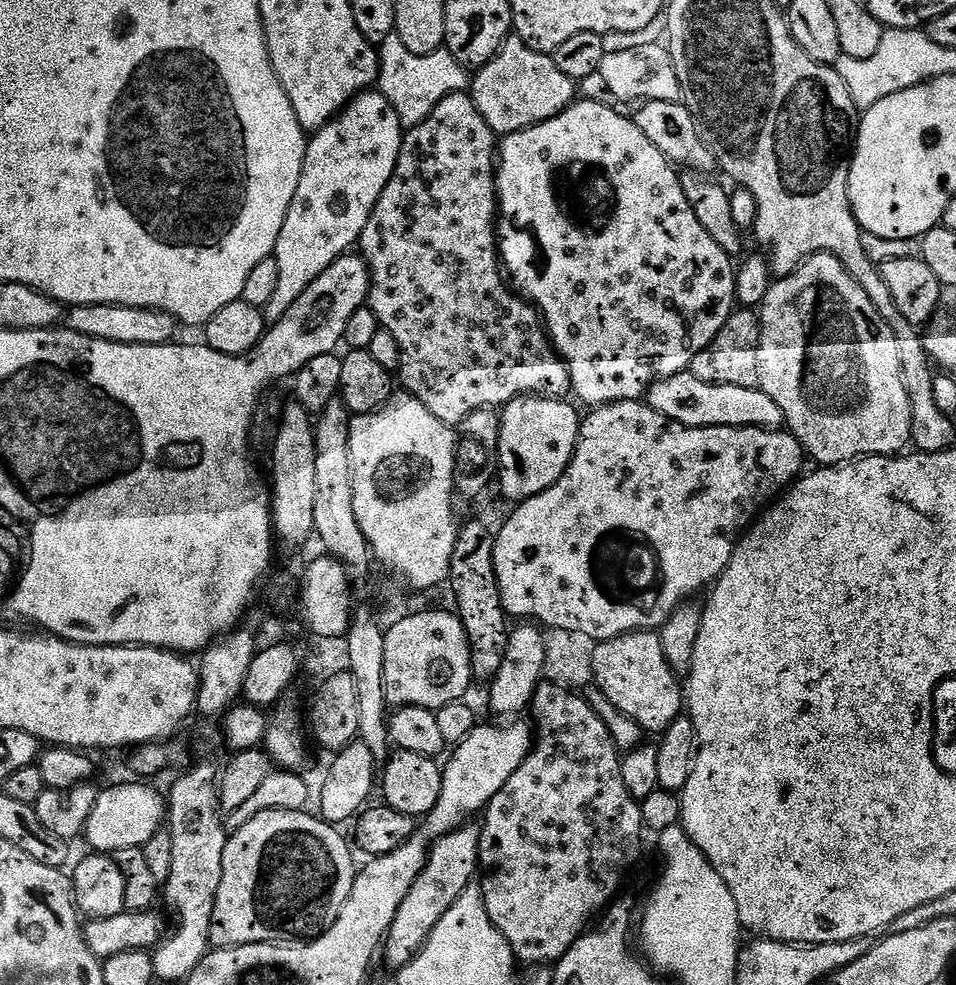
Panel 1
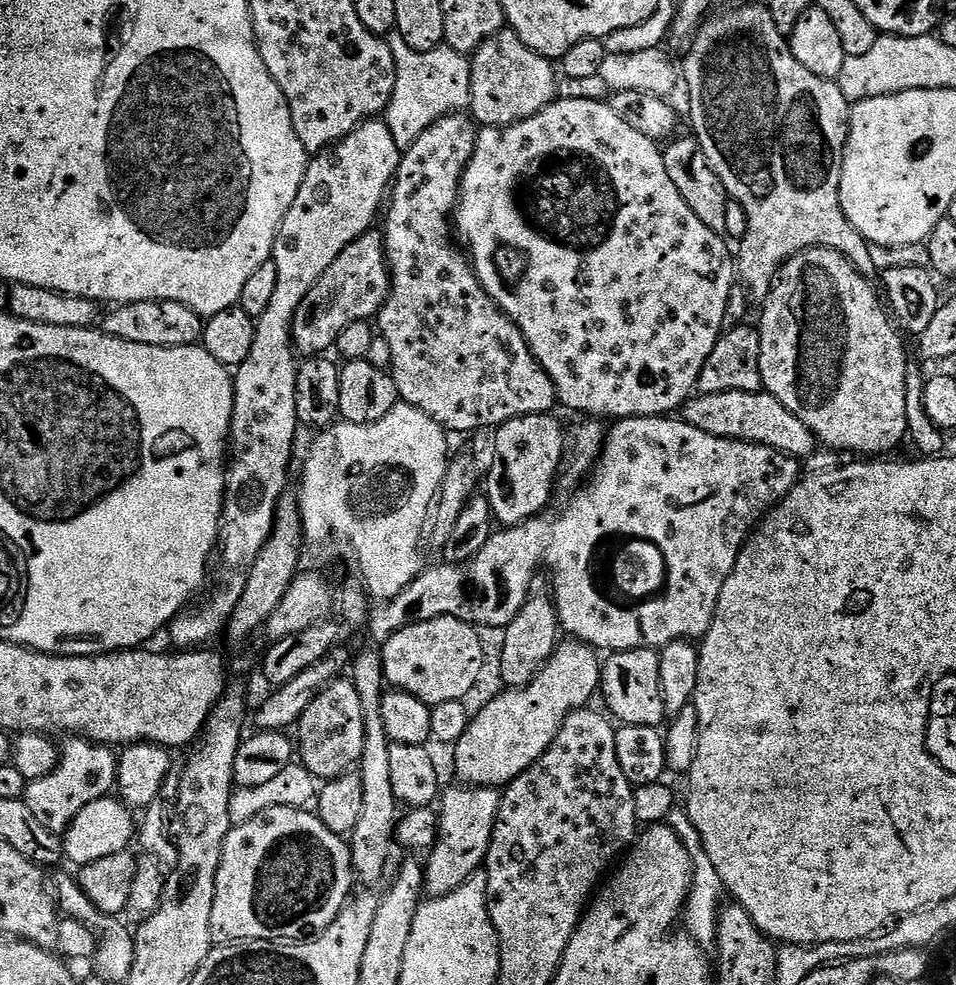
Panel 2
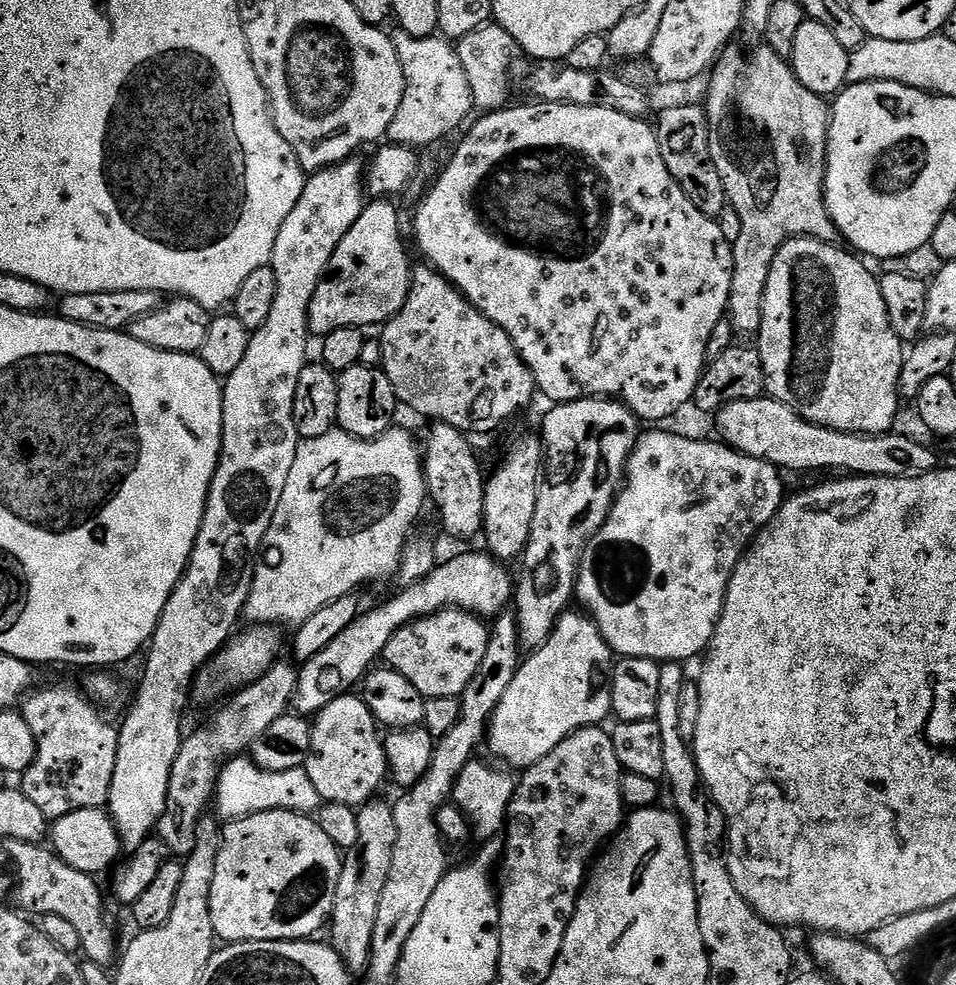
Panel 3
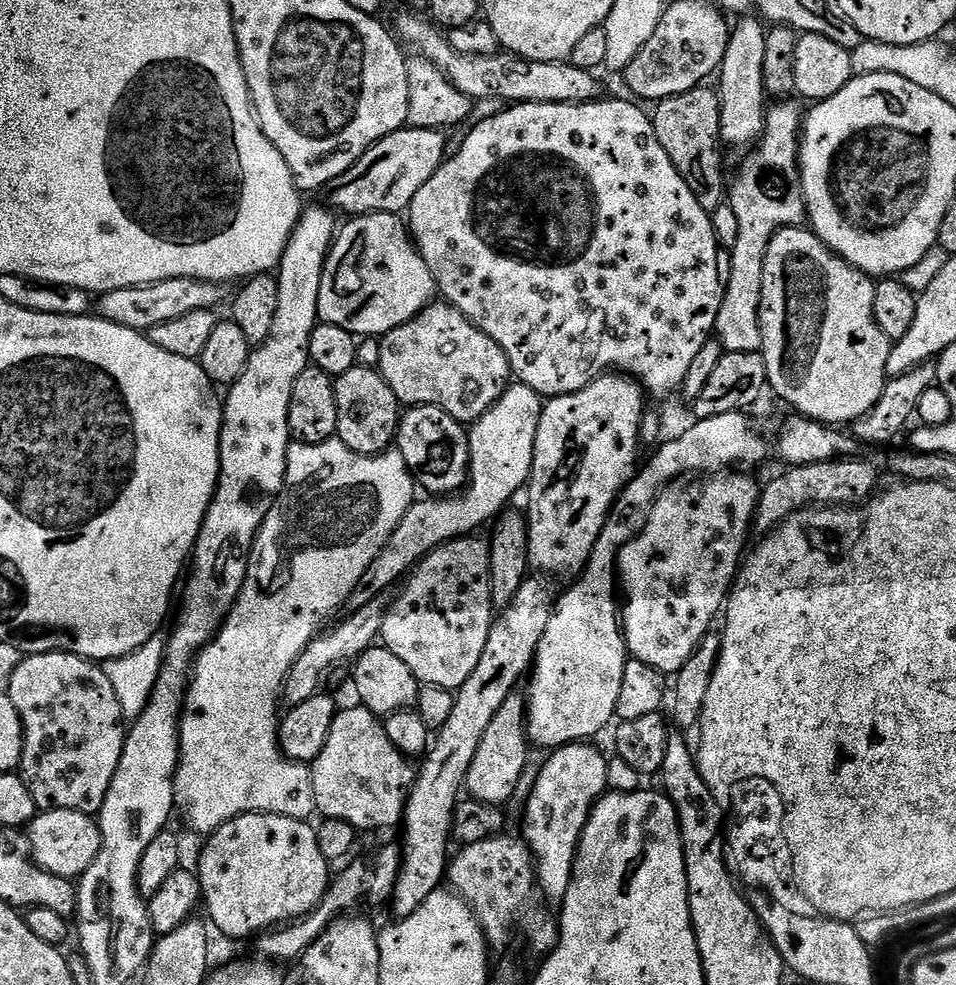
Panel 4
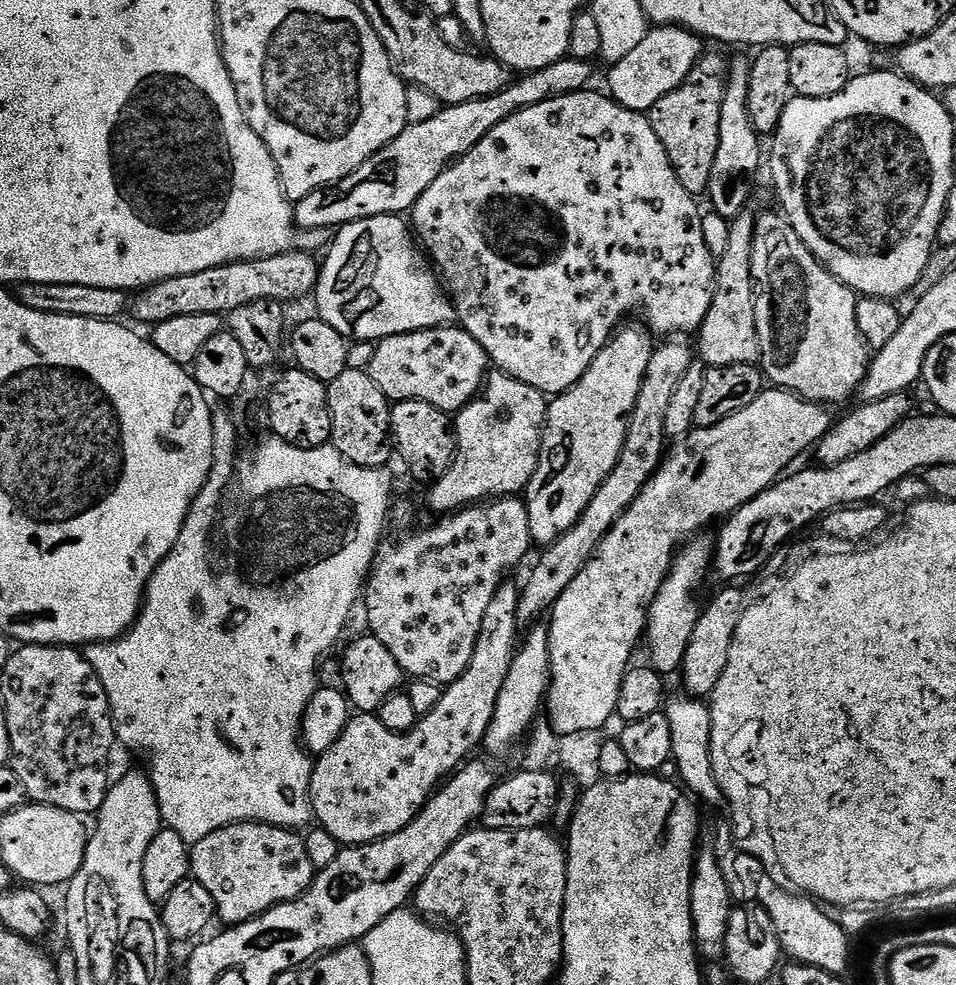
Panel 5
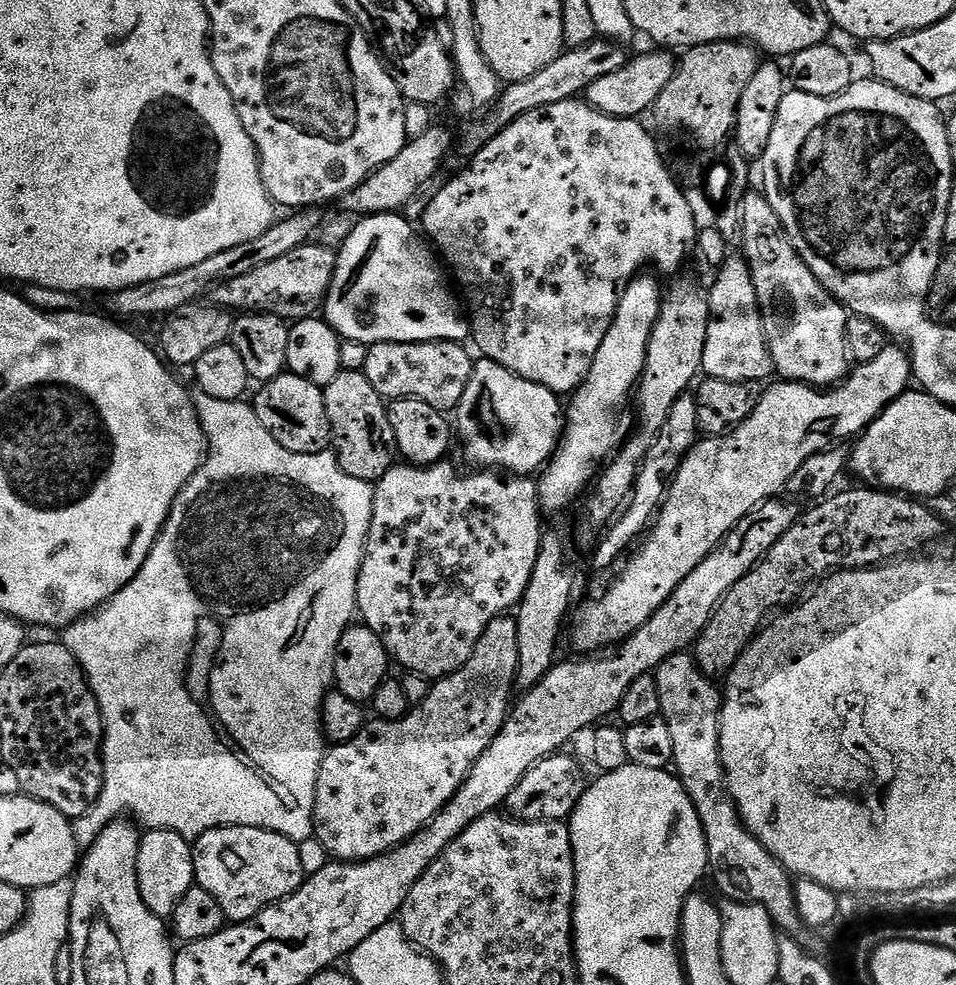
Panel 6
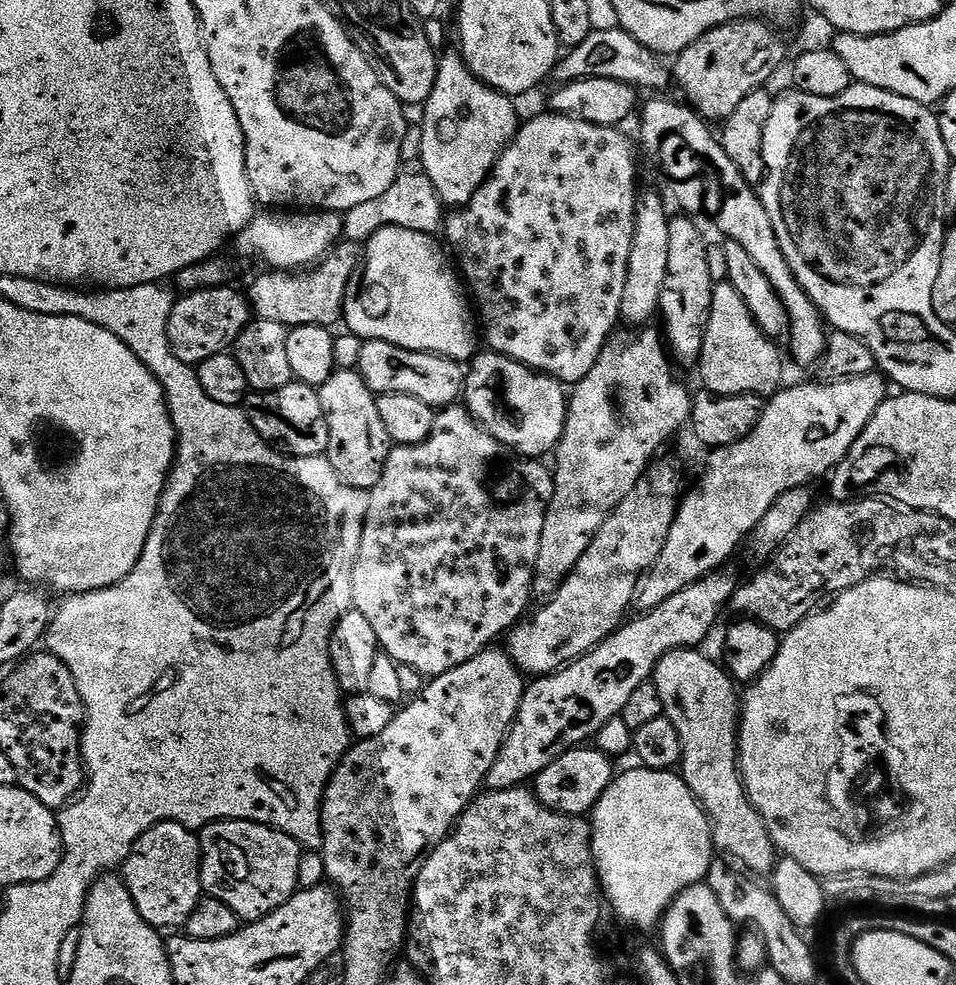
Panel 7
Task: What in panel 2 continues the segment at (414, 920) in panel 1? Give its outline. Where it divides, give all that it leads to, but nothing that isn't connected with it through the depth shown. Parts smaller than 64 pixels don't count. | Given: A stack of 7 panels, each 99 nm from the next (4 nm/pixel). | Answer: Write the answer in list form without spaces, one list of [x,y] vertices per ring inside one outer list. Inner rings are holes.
[[[455,783],[441,791],[438,801],[440,837],[427,853],[424,867],[423,895],[428,898],[445,896],[458,890],[458,886],[483,869],[498,818],[501,793],[497,789]]]

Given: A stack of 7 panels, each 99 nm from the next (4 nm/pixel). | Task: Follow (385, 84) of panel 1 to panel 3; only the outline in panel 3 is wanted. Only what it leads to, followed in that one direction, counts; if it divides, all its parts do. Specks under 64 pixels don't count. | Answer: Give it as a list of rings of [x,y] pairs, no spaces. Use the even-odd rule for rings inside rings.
[[[399,30],[393,31],[391,38],[398,50],[398,62],[402,62],[404,93],[402,106],[398,106],[398,114],[394,114],[394,122],[388,127],[387,139],[413,150],[428,148],[446,139],[455,128],[465,127],[464,119],[474,112],[470,81],[455,47],[447,39],[439,35],[414,38]]]

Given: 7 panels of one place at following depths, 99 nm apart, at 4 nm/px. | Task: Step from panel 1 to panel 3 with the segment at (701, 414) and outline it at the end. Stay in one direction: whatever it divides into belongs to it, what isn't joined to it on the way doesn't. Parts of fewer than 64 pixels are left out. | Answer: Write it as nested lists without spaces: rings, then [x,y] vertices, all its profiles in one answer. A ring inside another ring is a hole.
[[[759,396],[746,402],[730,402],[715,413],[719,439],[736,452],[750,458],[765,460],[775,468],[788,472],[824,472],[833,468],[836,474],[853,476],[885,476],[886,478],[914,478],[938,467],[936,452],[911,440],[899,436],[893,430],[882,436],[862,436],[859,432],[835,432],[804,420],[790,406]]]

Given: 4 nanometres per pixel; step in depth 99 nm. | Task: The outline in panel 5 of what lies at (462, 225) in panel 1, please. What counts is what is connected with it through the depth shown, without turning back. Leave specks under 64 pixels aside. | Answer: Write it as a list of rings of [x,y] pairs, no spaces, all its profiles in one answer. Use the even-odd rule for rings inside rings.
[[[445,326],[387,336],[376,344],[374,362],[366,371],[390,402],[417,400],[455,414],[480,395],[490,372],[490,361],[486,350],[474,342],[466,329]]]

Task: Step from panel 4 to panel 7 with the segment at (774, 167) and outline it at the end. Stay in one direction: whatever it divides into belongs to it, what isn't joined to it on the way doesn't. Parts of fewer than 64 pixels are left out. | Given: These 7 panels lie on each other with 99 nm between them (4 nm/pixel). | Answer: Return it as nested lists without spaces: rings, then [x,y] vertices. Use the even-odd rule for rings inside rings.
[[[727,282],[717,283],[712,289],[710,318],[698,365],[703,387],[715,396],[775,396],[782,387],[784,364],[772,344],[775,343],[754,322],[738,290]]]

